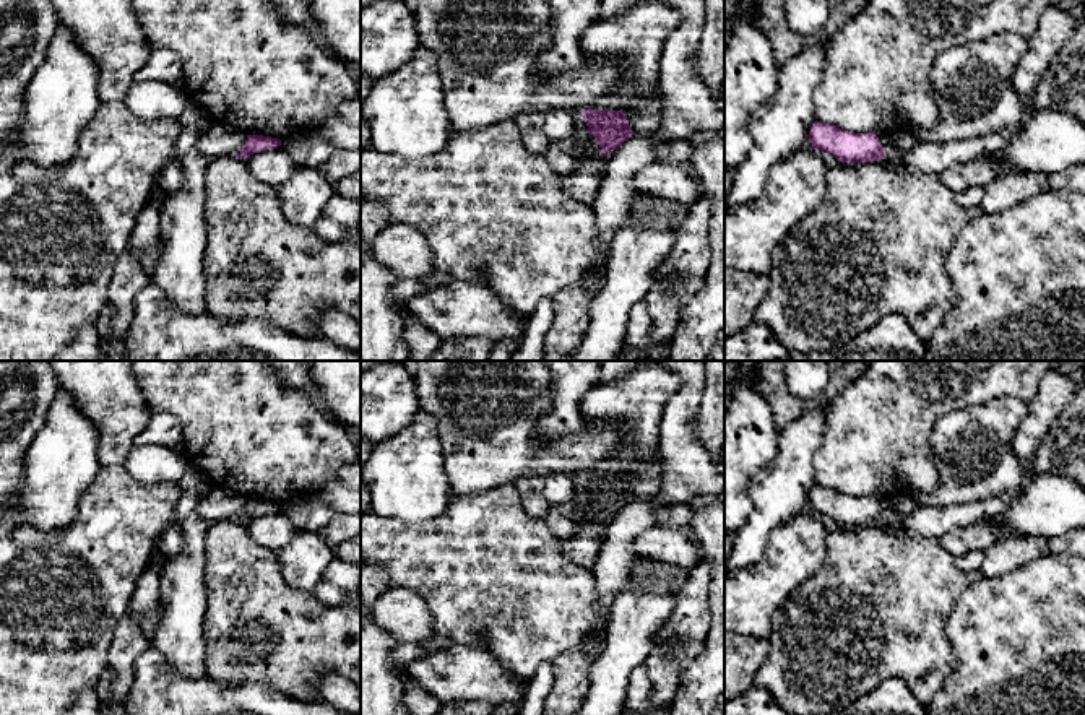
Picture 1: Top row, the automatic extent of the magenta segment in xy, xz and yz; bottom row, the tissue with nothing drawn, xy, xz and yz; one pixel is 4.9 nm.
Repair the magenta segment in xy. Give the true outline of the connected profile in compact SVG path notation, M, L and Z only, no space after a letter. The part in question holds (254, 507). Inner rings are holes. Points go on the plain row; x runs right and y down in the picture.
M247 499L245 509L237 518L237 522L245 523L258 515L266 515L281 510L281 504L263 500L263 499Z

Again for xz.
M585 474L581 476L588 494L598 505L601 515L609 520L624 505L627 505L633 494L622 474Z

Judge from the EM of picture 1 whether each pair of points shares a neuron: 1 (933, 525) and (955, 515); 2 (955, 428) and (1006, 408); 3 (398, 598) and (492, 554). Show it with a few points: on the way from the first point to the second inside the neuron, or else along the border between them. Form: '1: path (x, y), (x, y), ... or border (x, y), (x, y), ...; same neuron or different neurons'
1: path (938, 520), (950, 517); same neuron
2: path (968, 428), (986, 428), (993, 421); same neuron
3: border (392, 584), (414, 590), (426, 603), (434, 624); different neurons

